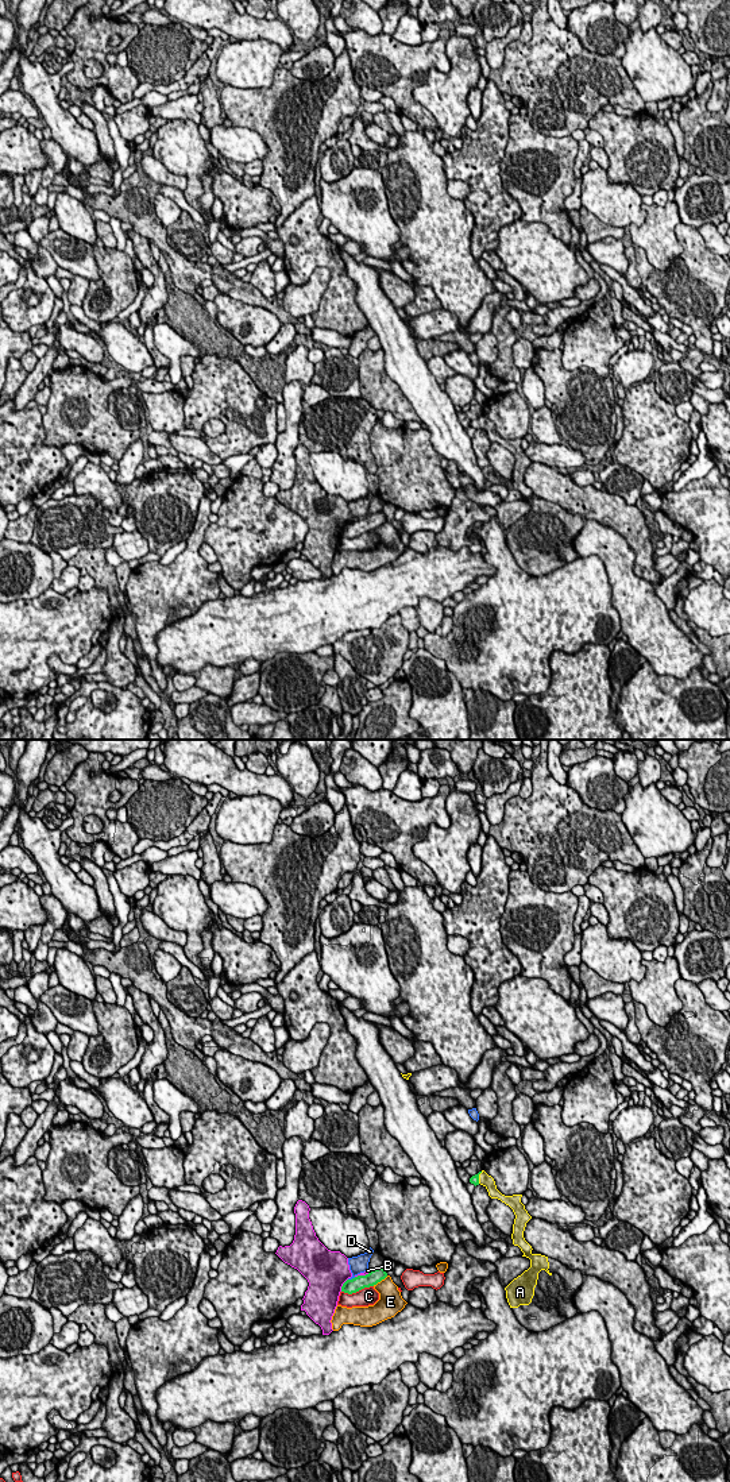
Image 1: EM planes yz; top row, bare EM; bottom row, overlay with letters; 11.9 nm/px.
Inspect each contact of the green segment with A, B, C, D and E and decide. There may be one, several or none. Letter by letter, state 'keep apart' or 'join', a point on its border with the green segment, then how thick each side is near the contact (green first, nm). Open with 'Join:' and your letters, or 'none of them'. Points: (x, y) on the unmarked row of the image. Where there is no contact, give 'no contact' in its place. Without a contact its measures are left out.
Join: A
A: join; meets green in yz at (478, 421); 100 nm thick on the green side, 140 nm on the other
B: keep apart; meets green in yz at (343, 529); 170 nm thick on the green side, 480 nm on the other
C: keep apart; meets green in yz at (356, 535); 170 nm thick on the green side, 220 nm on the other
D: keep apart; meets green in yz at (352, 523); 170 nm thick on the green side, 200 nm on the other
E: keep apart; meets green in yz at (379, 525); 170 nm thick on the green side, 280 nm on the other

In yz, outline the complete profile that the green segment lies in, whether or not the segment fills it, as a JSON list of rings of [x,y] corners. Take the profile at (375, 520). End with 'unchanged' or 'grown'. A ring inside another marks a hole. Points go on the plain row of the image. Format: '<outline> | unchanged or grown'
[[[382,510],[382,512],[371,514],[366,520],[358,520],[352,524],[347,524],[341,530],[341,536],[352,539],[352,537],[356,537],[364,532],[370,532],[370,530],[376,529],[378,526],[381,526],[386,521],[387,521],[387,517]]] | unchanged

